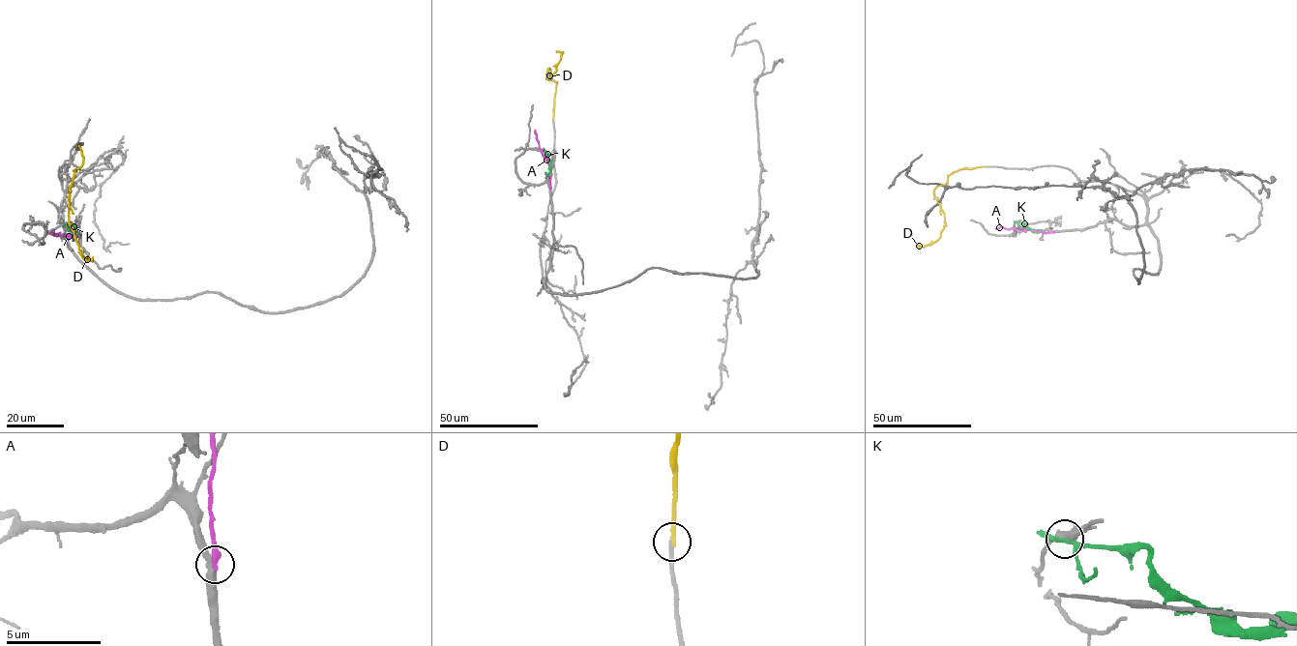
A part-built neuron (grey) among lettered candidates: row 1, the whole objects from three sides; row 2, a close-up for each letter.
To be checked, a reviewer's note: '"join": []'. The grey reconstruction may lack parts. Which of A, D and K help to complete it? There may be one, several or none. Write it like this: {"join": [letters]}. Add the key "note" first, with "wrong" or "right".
{"note": "wrong", "join": ["D"]}

